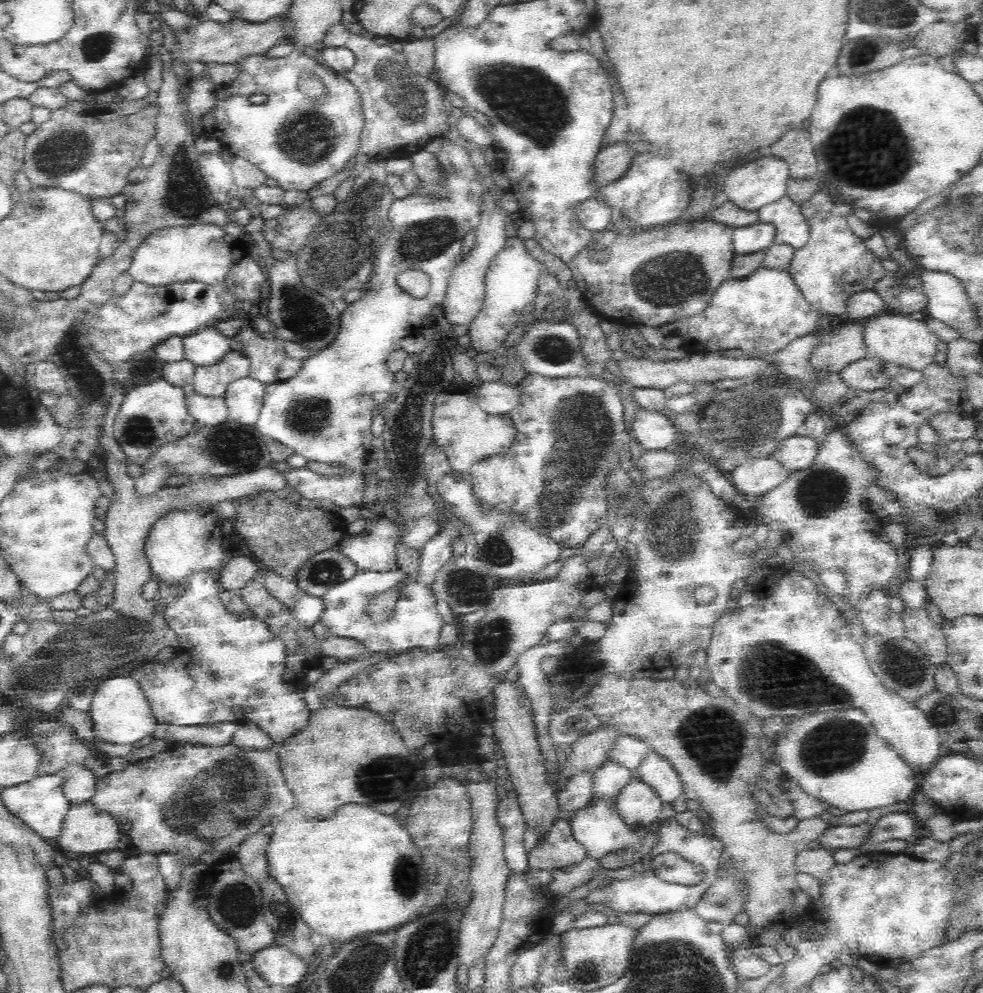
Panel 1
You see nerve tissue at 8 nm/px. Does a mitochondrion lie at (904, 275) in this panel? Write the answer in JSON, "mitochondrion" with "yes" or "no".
{"mitochondrion":"no"}

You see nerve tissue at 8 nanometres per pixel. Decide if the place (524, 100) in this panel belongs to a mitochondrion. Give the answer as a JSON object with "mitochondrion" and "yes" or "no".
{"mitochondrion":"yes"}

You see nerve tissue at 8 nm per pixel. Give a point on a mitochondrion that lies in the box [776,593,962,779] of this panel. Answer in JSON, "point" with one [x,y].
{"point":[841,745]}

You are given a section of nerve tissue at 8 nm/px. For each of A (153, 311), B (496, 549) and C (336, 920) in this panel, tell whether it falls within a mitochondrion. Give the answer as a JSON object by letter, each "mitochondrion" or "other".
{"A":"other","B":"mitochondrion","C":"other"}

